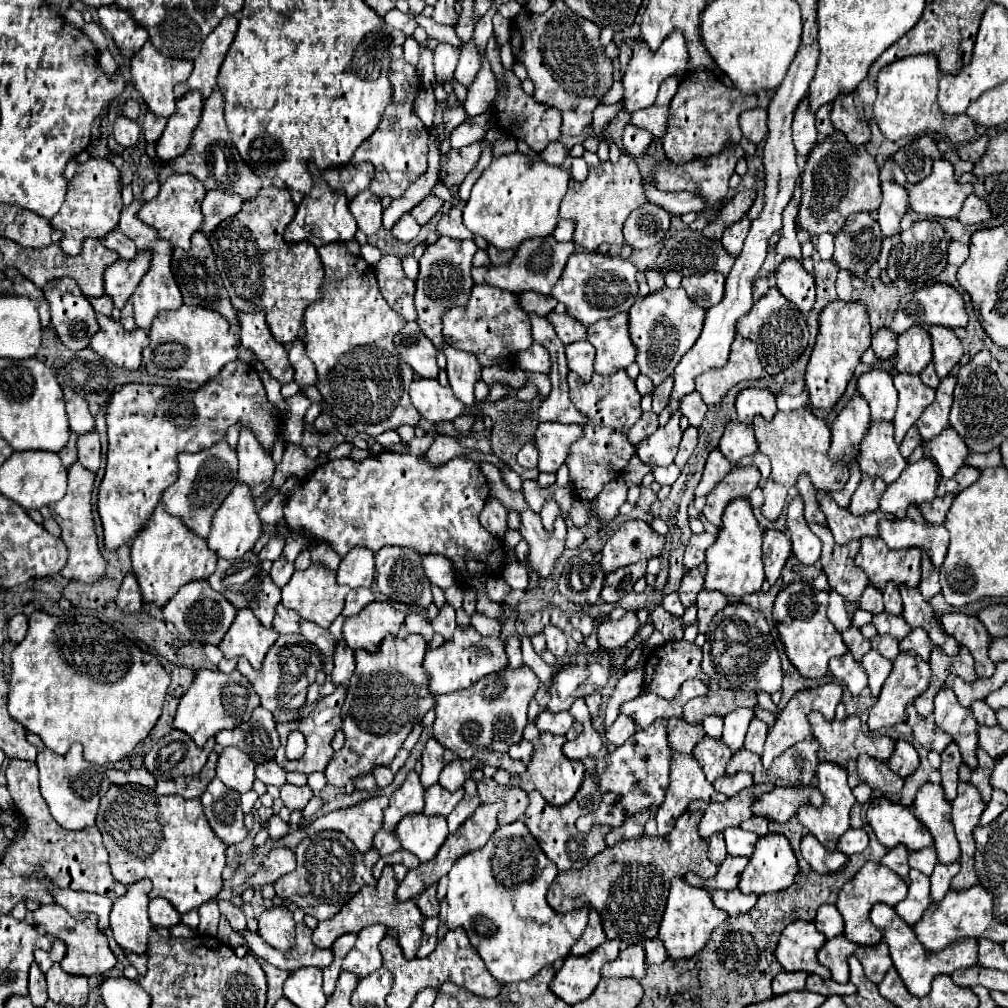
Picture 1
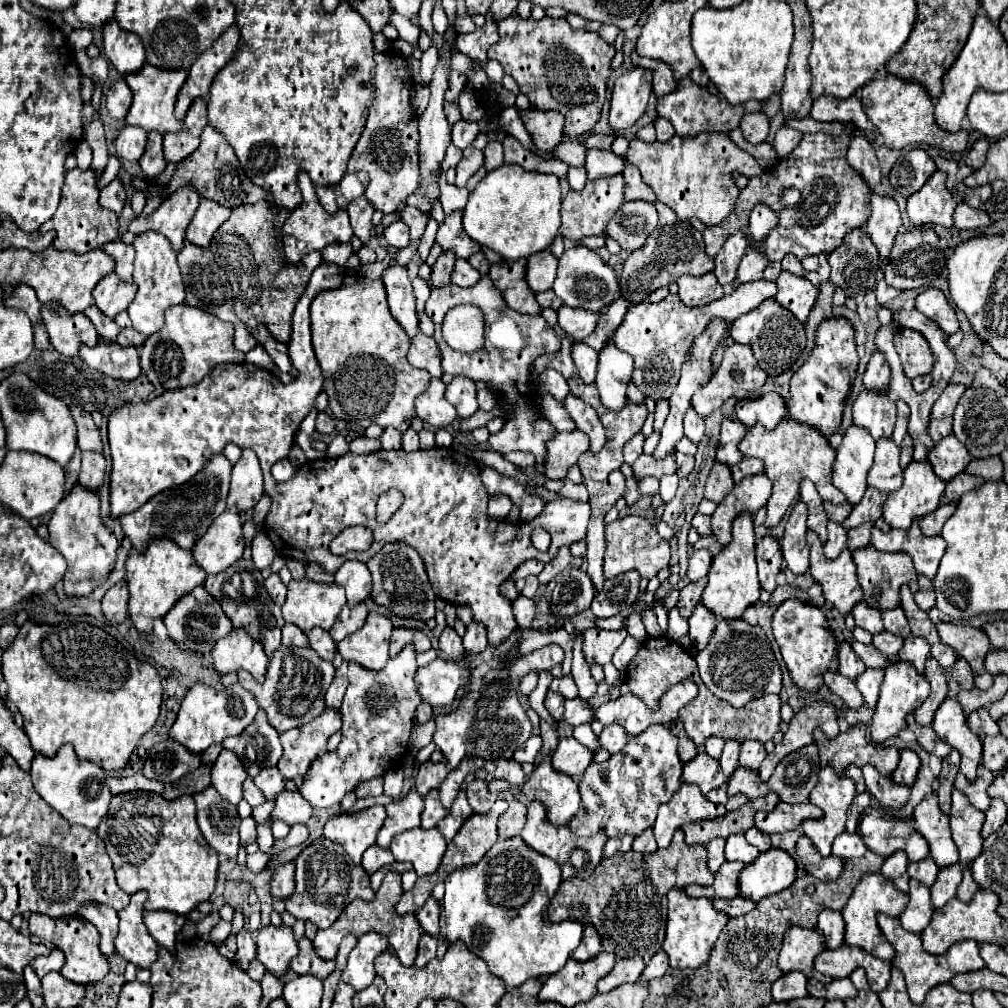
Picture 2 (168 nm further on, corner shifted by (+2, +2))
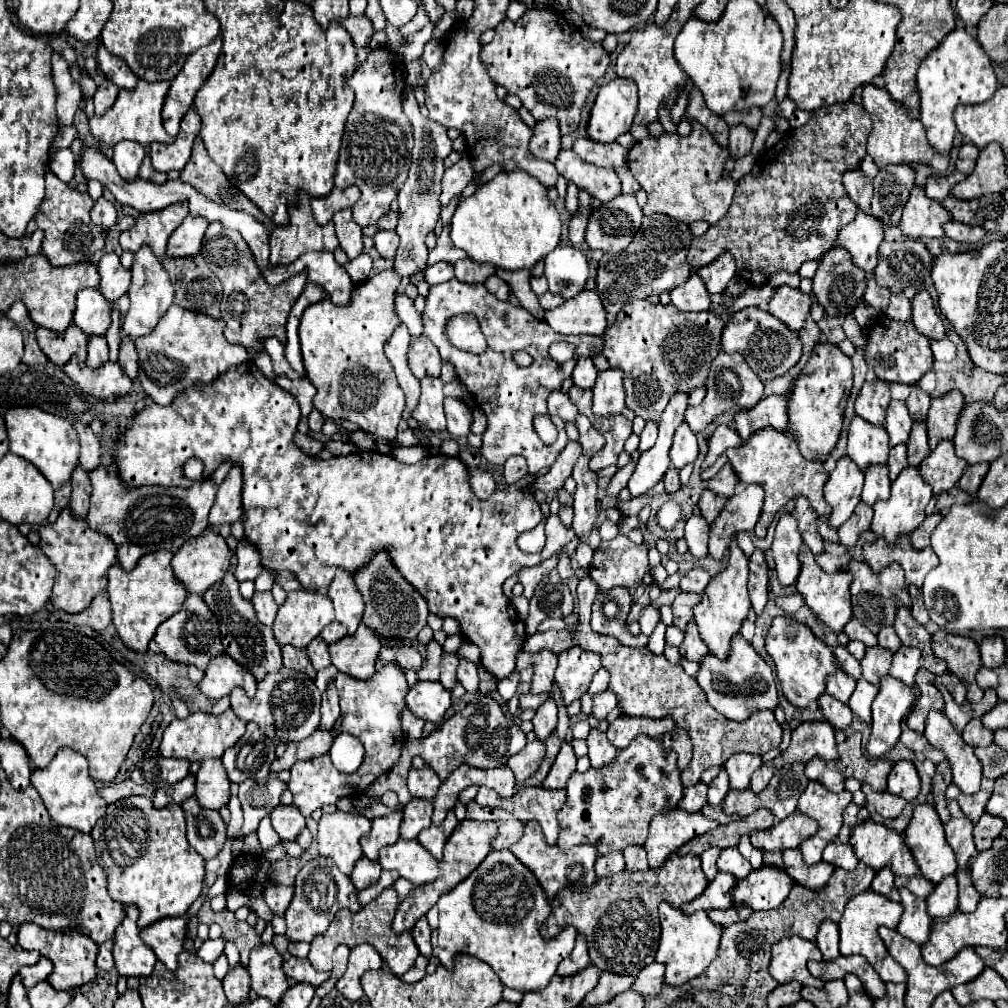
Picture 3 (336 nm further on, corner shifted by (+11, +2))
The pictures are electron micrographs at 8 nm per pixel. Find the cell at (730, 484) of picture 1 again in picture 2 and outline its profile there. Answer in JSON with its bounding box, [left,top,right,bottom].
[711,475,773,545]

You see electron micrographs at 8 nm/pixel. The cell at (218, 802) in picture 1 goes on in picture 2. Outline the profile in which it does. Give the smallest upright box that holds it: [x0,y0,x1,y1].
[193,787,239,859]

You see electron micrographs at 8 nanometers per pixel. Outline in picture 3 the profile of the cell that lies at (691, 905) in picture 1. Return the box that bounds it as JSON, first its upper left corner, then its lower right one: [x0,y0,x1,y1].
[656,901,724,985]

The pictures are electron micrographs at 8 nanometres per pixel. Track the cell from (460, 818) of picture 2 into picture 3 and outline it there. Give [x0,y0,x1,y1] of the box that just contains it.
[418,825,448,861]

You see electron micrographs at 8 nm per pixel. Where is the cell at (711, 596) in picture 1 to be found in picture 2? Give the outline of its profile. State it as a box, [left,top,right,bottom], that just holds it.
[689,603,717,651]

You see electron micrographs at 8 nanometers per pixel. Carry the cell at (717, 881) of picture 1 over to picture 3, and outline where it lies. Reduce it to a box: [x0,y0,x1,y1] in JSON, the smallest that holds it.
[680,871,736,913]

